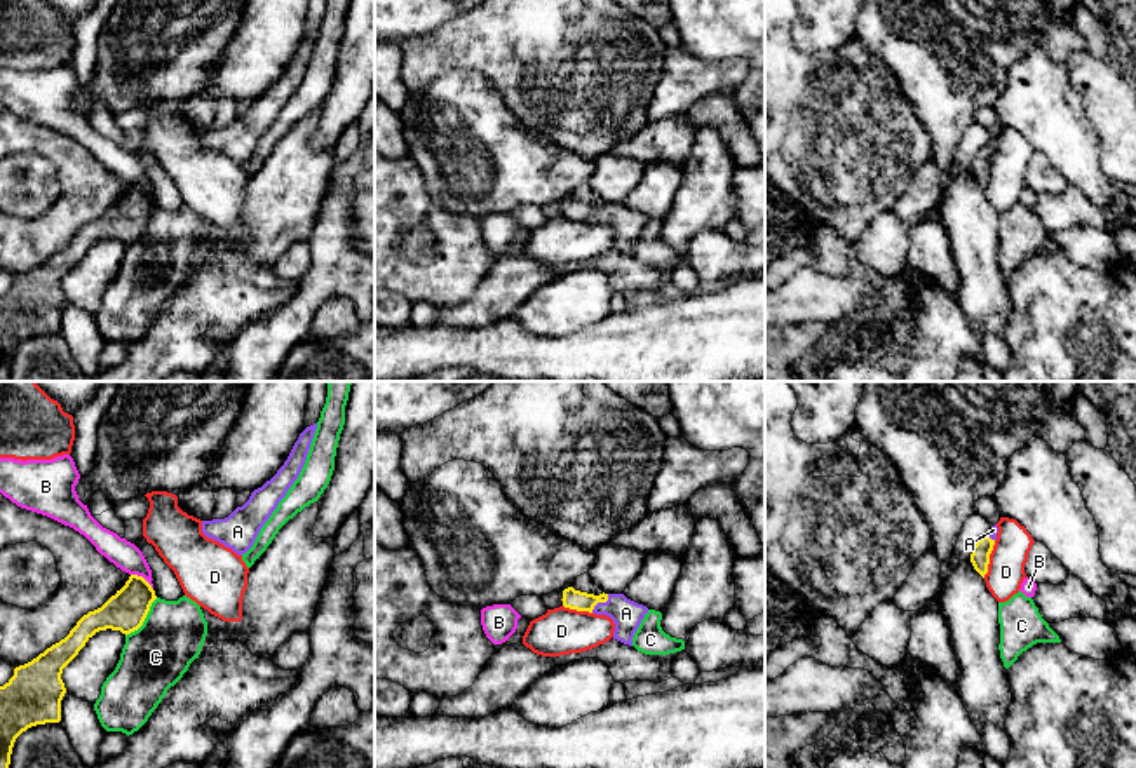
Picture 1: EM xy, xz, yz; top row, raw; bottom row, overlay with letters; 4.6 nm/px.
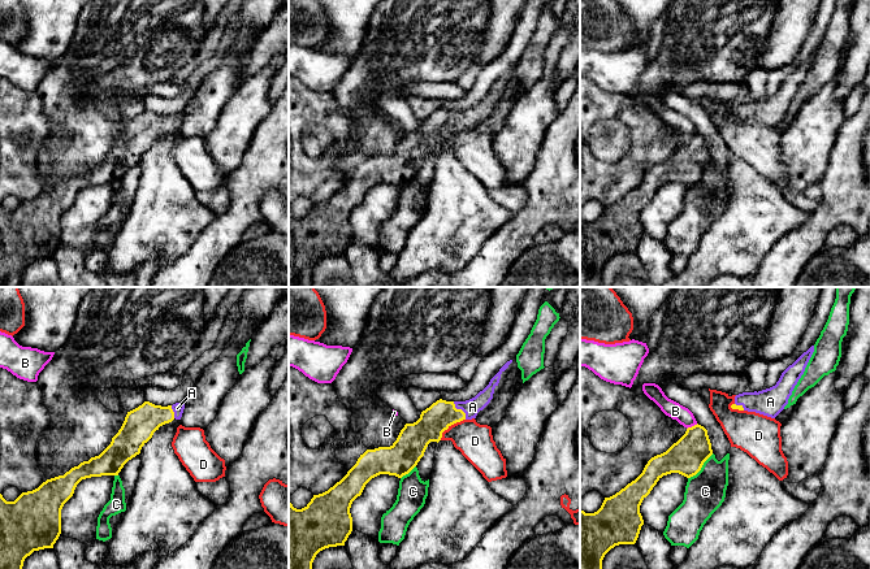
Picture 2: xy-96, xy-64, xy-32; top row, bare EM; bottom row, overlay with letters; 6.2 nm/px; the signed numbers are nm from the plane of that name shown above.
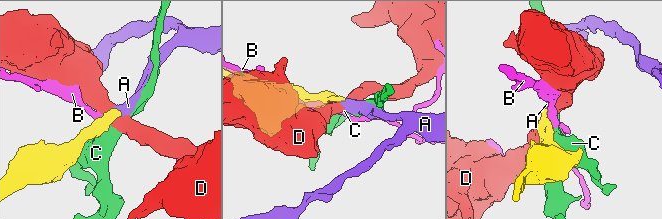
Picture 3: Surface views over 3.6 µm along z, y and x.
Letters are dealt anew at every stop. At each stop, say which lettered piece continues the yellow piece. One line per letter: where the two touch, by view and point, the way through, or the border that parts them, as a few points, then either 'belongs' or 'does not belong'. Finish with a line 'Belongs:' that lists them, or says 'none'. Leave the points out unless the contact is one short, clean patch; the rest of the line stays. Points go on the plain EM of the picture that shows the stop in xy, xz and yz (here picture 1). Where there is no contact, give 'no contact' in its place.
A: meets yellow in xz at (600, 211); runs through xz (574, 209), (600, 211), (626, 223); belongs
B: meets yellow in xy at (143, 188); border along xy (131, 183), (140, 185), (152, 199); does not belong
C: meets yellow in xy at (145, 227); border along xy (157, 208), (145, 230), (126, 246); does not belong
D: meets yellow in yz at (988, 169); border along yz (995, 150), (990, 161), (988, 181), (983, 187); does not belong
Belongs: A

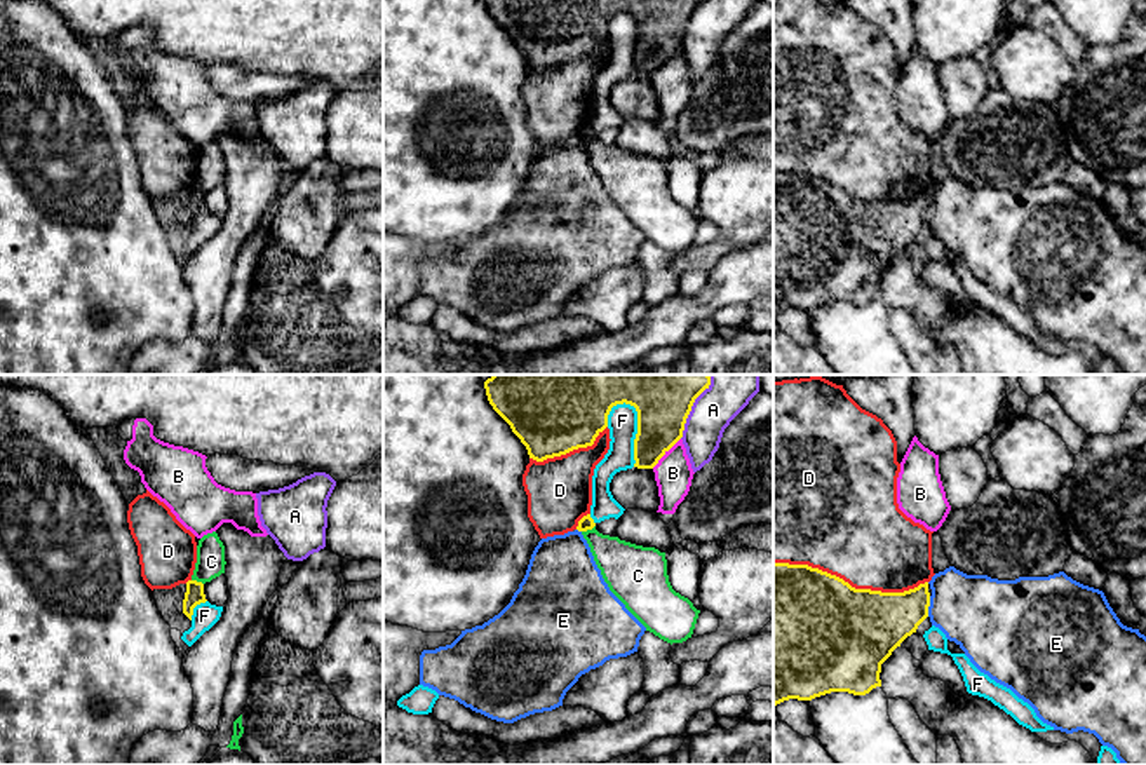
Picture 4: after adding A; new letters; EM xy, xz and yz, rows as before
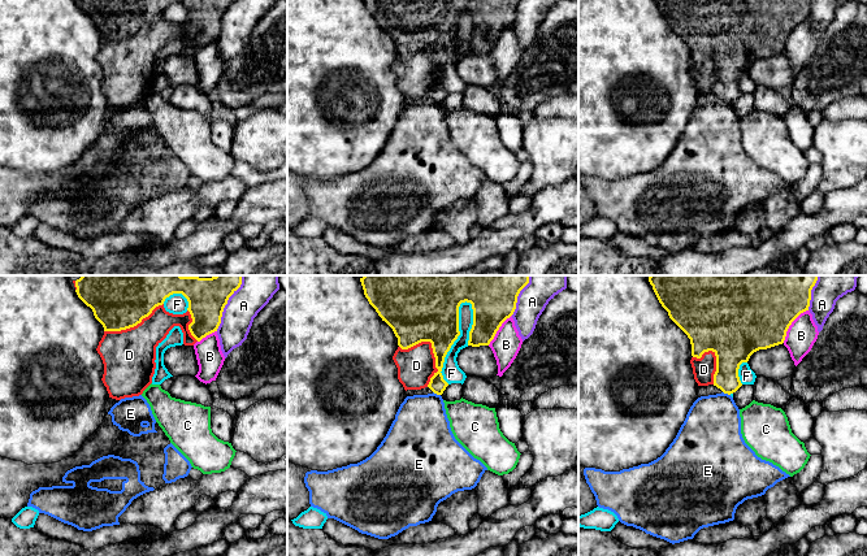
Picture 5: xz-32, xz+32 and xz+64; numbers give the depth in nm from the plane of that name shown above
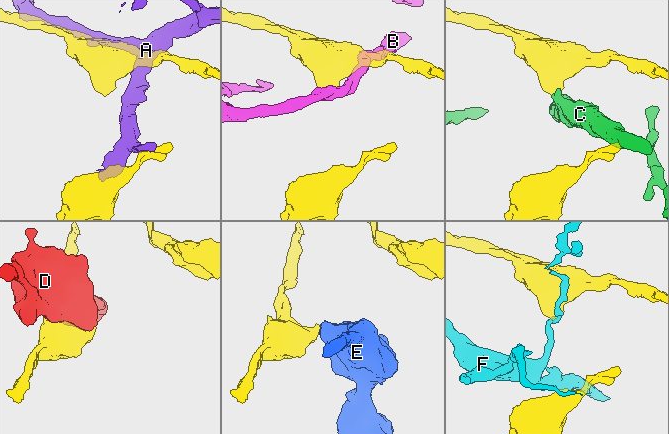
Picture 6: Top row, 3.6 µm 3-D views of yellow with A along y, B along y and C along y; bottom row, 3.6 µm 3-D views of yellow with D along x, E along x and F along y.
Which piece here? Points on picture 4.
A: meets yellow in xz at (688, 23); does not belong
B: meets yellow in xz at (664, 63); border along xz (680, 47), (652, 77); does not belong
C: meets yellow in xz at (587, 138); does not belong
D: meets yellow in yz at (849, 194); does not belong
E: meets yellow in yz at (929, 215); border along yz (930, 206), (927, 225); does not belong
F: meets yellow in xz at (638, 42); does not belong
Belongs: none

